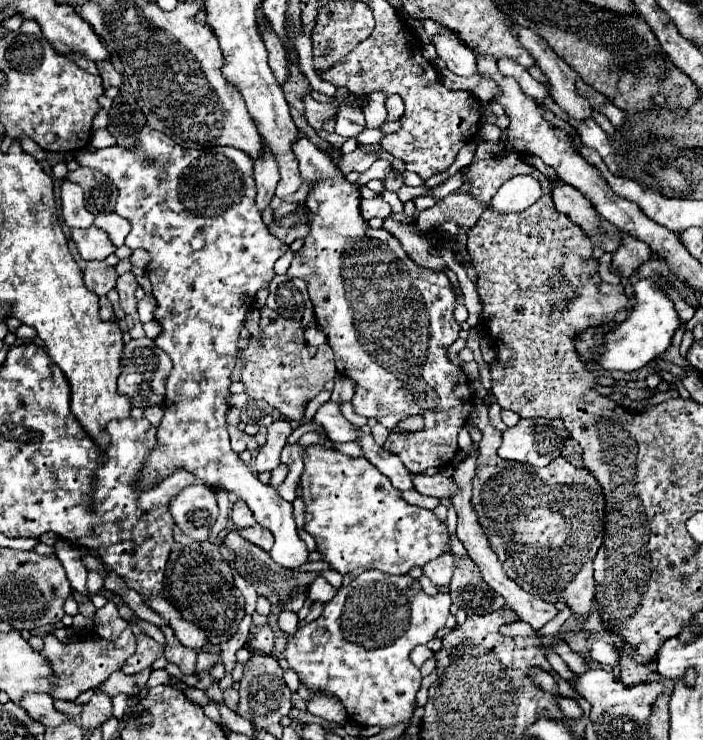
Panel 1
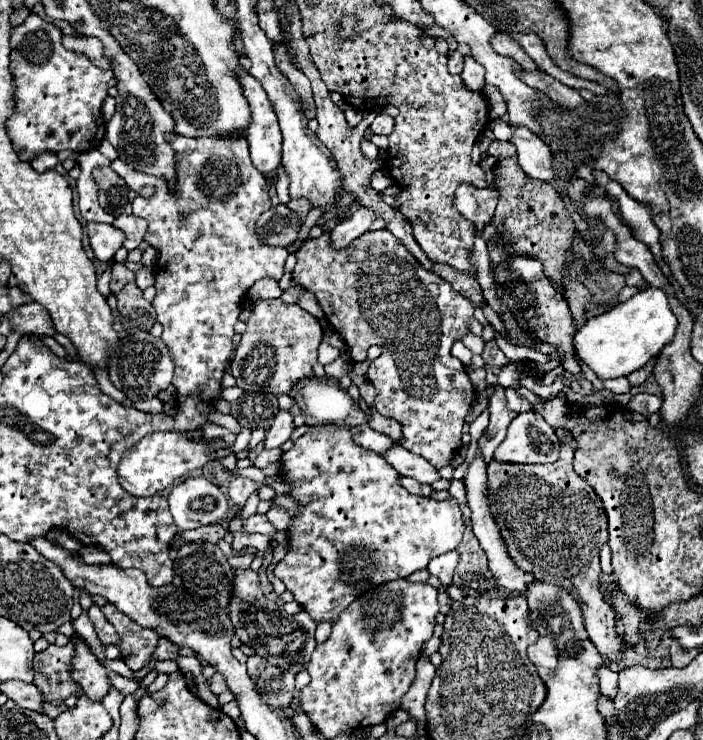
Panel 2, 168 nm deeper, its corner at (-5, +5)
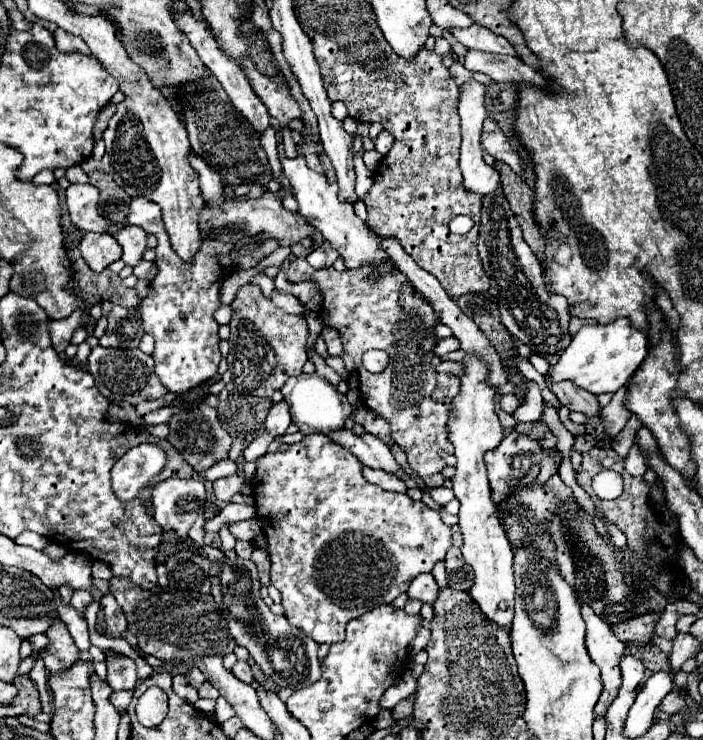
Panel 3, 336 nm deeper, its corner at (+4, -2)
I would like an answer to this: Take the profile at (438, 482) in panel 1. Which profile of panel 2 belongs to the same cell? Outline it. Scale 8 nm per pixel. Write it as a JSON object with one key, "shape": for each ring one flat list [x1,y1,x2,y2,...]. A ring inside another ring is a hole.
{"shape":[[403,446,395,448,395,452,387,452,385,460,401,474,401,476,411,476,421,484,433,484,439,480,439,470,435,470,425,458,407,452]]}

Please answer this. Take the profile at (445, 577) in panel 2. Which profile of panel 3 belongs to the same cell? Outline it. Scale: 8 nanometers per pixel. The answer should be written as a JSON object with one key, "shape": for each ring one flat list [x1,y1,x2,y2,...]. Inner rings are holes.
{"shape":[[422,573,418,575,418,579,414,579,406,591,408,599,418,599,422,603,434,603,434,599,438,597,440,587,436,585,432,573]]}

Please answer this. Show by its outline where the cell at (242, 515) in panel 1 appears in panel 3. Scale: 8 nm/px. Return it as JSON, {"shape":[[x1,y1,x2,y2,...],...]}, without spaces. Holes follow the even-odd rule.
{"shape":[[228,475,228,477,222,477,222,479,216,479,214,481,214,495,218,501,230,501,232,495,240,493,242,487,246,485,248,481,242,477,242,475]]}

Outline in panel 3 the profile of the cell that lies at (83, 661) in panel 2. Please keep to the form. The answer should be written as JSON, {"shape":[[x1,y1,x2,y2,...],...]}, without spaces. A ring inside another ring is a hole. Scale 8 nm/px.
{"shape":[[54,619,46,631,46,637,48,645,42,659,50,673,60,673,78,661,78,647,74,645,74,639,70,637,62,619]]}

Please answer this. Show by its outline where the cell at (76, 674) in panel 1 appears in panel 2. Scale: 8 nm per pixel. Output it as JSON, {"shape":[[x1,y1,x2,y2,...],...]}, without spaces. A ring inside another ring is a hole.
{"shape":[[49,644,47,650,37,652,33,660,35,686,43,692,51,704,61,704,69,696,79,696,81,686,71,676,71,662,75,656,75,644,65,646]]}

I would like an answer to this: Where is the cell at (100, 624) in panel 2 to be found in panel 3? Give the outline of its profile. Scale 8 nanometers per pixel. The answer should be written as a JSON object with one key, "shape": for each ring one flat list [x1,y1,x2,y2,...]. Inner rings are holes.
{"shape":[[114,655,114,659,106,659,108,663,108,677,106,681,110,683,110,687,114,691,134,691,138,677,136,677,136,665,132,659,122,657,122,655]]}

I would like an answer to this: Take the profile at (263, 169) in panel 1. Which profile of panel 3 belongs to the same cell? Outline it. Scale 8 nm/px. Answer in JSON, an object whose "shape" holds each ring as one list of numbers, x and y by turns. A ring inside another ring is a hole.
{"shape":[[188,9,188,11,176,11,174,23,176,23,178,29,188,37,188,41,192,43,192,47,194,47,196,53,200,55,202,63,204,63,204,65,214,73,214,77,222,83,222,87,224,87,224,91,228,93,228,97,230,97,230,101,234,103,234,107,254,125,254,129,256,129,258,133,264,131,264,129,270,125,270,115,268,115,264,103,258,99,258,95,254,95,254,91,252,91,252,87,250,87,250,81,246,79,244,69,242,69,230,55,226,55,224,49,218,45,216,37,212,35,210,27,206,25,206,21,204,21,202,17,196,17,196,15]]}

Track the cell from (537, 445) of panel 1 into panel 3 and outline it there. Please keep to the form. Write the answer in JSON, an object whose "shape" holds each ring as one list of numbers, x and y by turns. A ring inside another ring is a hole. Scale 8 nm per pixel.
{"shape":[[508,433,500,447,492,449,492,451,486,451,484,455,484,463,486,463,486,469,488,469,488,479,490,479,490,489,492,489,492,501,496,503,496,507,508,499,516,489,522,489,522,487,528,487,538,471,540,471,540,461,544,457,544,451,542,447,538,445,538,441,530,439,528,435,522,435,522,433]]}

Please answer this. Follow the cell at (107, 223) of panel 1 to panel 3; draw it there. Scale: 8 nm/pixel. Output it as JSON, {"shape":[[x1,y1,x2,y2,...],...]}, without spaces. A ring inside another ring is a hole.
{"shape":[[126,225,114,237,116,237,118,245,124,249,122,261,126,265,136,267,142,261,142,255,146,251,146,231,142,227,136,227,136,225]]}

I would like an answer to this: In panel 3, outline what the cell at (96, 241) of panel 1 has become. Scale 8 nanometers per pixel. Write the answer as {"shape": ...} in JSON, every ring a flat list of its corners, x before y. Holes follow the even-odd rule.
{"shape":[[86,233,80,241,80,253,90,269,100,273,122,257,122,247,108,233]]}

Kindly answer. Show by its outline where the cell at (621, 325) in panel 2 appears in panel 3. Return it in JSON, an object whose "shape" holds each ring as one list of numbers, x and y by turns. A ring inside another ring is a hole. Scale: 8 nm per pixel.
{"shape":[[618,319,610,325,584,325,574,337,568,349,560,355,558,363,548,371,552,383,572,381,576,387,590,393,616,393,628,385,632,373,640,367,648,355,648,335,630,327,628,319]]}

